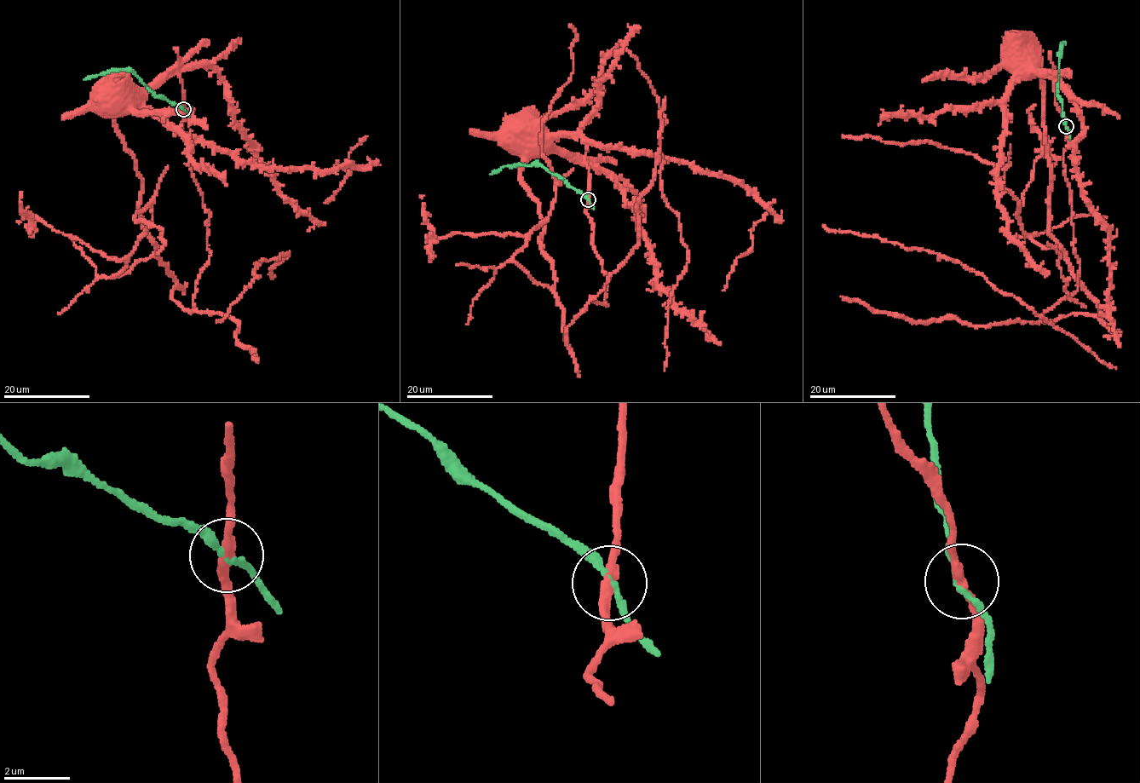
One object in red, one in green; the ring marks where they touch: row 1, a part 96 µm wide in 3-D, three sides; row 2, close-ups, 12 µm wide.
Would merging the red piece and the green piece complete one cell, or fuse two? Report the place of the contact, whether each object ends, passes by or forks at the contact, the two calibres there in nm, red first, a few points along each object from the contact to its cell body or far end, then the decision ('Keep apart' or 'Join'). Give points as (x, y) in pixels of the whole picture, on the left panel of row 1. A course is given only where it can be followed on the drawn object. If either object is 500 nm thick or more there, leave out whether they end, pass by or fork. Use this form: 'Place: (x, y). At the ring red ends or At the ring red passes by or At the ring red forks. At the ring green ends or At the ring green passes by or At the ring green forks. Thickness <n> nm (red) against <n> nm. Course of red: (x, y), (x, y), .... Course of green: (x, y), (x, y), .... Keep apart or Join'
Place: (183, 109). At the ring red passes by. At the ring green passes by. Thickness 280 nm (red) against 170 nm. Course of red: (183, 109), (183, 82), (177, 74), (164, 78), (143, 93), (127, 89), (120, 94). Course of green: (183, 109), (157, 96), (131, 71), (112, 69), (84, 80). Keep apart

